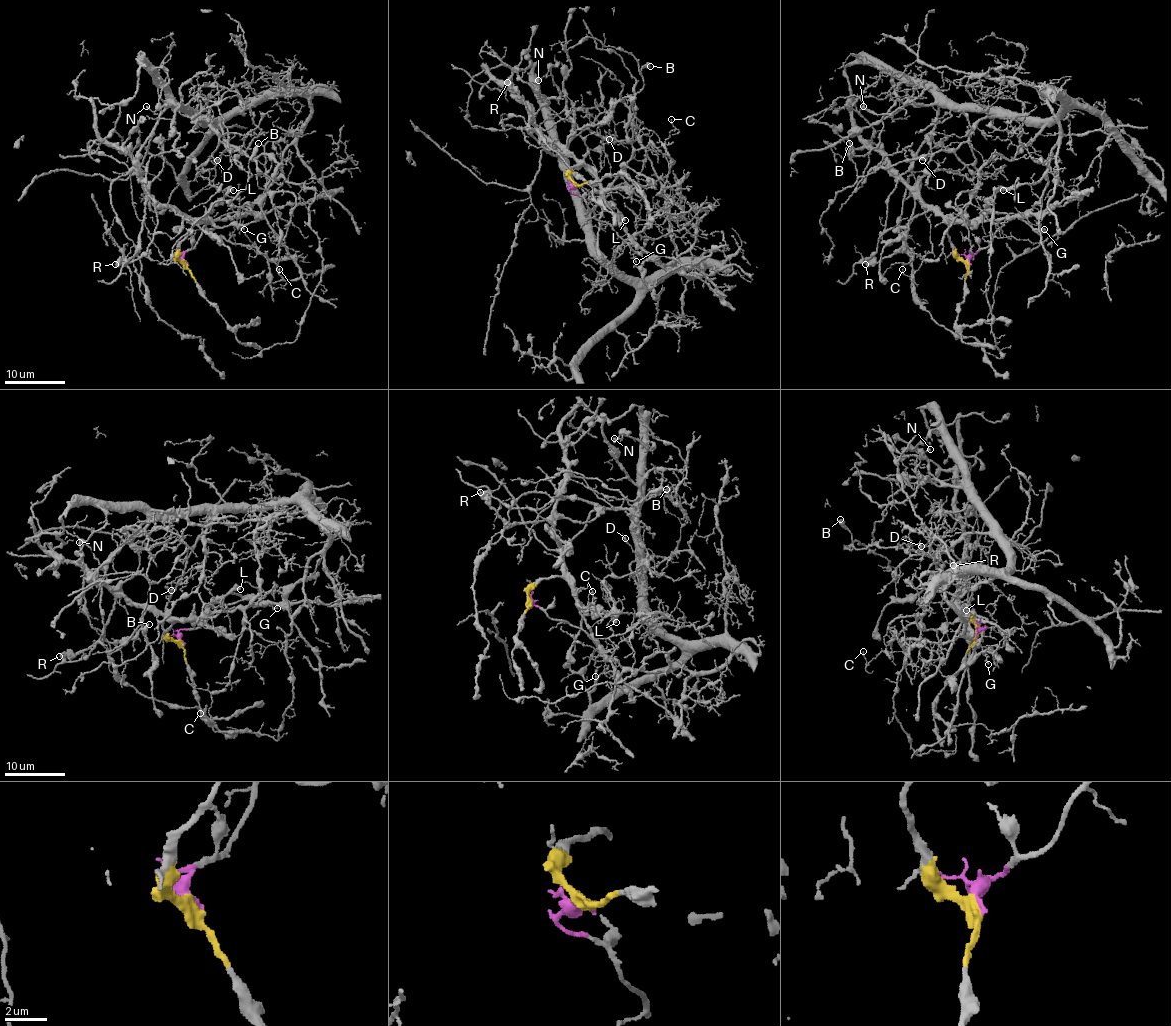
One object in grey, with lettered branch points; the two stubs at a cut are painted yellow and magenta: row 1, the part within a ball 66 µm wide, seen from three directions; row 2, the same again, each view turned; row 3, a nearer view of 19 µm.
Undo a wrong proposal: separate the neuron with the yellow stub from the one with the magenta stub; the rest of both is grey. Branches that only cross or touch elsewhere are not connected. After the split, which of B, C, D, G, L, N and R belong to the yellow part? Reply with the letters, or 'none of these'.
L, R

